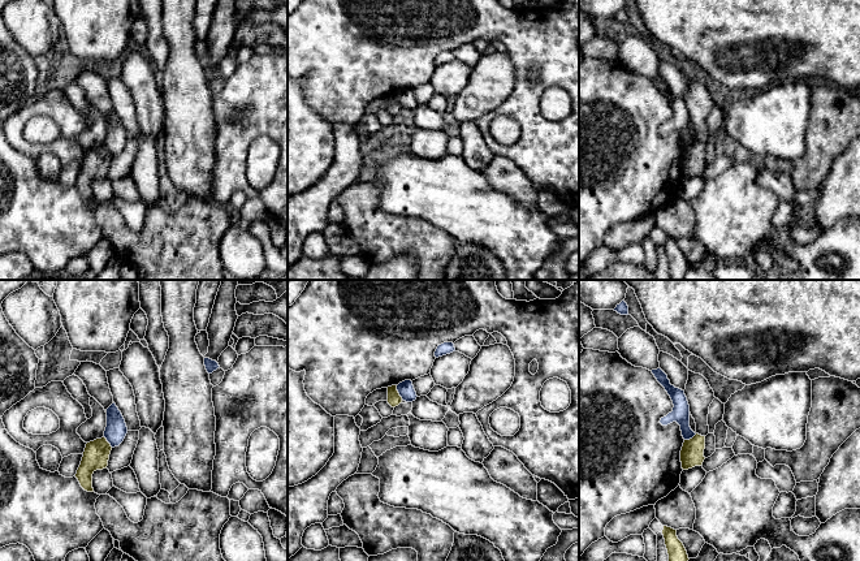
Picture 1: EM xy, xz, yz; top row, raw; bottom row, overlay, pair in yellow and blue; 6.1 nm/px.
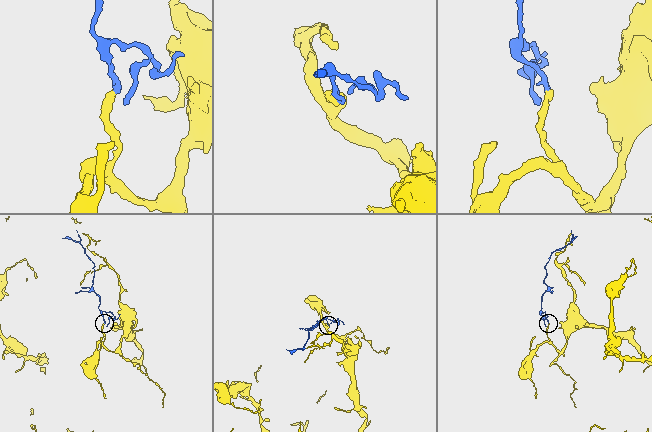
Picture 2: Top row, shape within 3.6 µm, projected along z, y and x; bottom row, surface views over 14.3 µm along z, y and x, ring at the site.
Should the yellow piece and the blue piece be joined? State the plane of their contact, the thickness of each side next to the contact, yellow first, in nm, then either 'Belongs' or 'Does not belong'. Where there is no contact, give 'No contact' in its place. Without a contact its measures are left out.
Touches yellow in xz. Thickness 80 nm (yellow) against 100 nm. Does not belong

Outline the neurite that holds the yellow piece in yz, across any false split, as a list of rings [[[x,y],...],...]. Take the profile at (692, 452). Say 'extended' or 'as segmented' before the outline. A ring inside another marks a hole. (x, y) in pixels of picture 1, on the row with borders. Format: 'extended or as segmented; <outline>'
as segmented; [[[696,433],[692,439],[684,440],[680,450],[682,469],[688,470],[695,466],[701,466],[705,457],[705,436]]]

